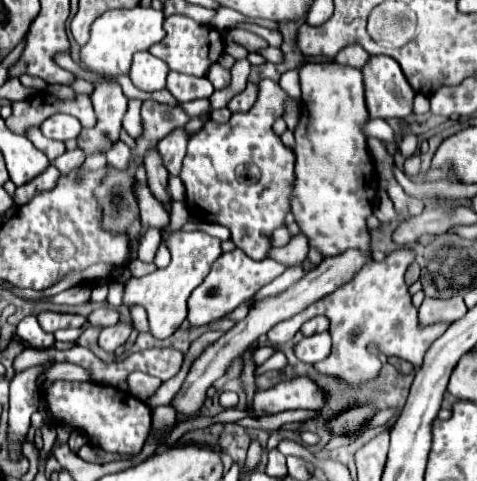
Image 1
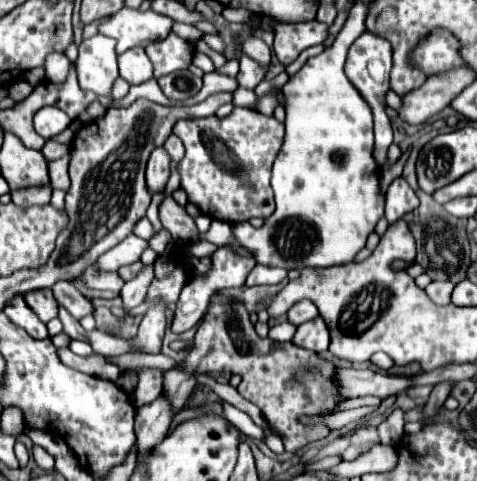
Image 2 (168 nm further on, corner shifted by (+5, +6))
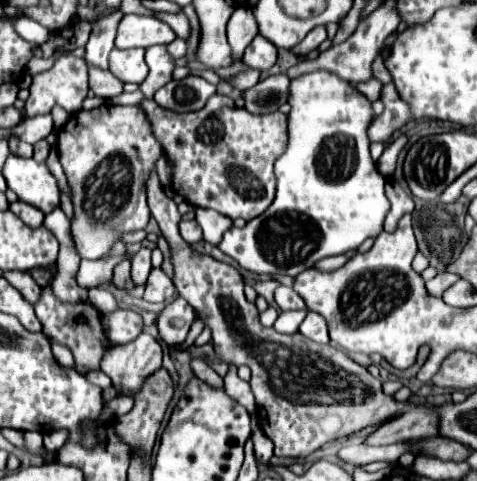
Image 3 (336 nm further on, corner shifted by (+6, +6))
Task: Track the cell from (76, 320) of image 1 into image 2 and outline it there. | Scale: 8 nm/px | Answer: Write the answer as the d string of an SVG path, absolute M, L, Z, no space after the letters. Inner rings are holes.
M33 289L33 291L25 293L23 297L43 323L57 317L57 301L55 301L51 289Z

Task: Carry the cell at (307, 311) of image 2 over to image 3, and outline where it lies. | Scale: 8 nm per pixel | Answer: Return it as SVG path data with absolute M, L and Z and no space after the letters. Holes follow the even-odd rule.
M280 285L276 289L276 303L278 303L278 307L282 311L300 311L300 309L306 309L304 299L296 291L292 291L290 287L284 287L284 285Z

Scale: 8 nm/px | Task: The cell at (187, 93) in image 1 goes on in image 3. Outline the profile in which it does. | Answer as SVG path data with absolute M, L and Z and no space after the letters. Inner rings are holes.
M190 75L186 79L172 79L168 85L156 91L154 101L162 107L176 111L196 111L202 109L210 95L216 93L216 85L210 85L206 79L198 75Z

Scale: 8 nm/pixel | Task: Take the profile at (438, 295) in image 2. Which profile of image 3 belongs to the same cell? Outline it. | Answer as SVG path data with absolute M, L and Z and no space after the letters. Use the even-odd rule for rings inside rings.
M438 273L434 279L426 281L426 289L428 289L428 293L432 293L432 295L436 295L436 297L442 297L442 293L444 293L452 283L456 283L458 279L460 279L460 277L454 275L454 273Z

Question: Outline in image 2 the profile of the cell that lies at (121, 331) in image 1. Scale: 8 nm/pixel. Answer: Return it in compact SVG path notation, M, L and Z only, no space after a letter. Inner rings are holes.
M145 265L131 281L127 281L121 289L121 299L125 309L133 309L145 301L147 289L153 281L153 265Z

